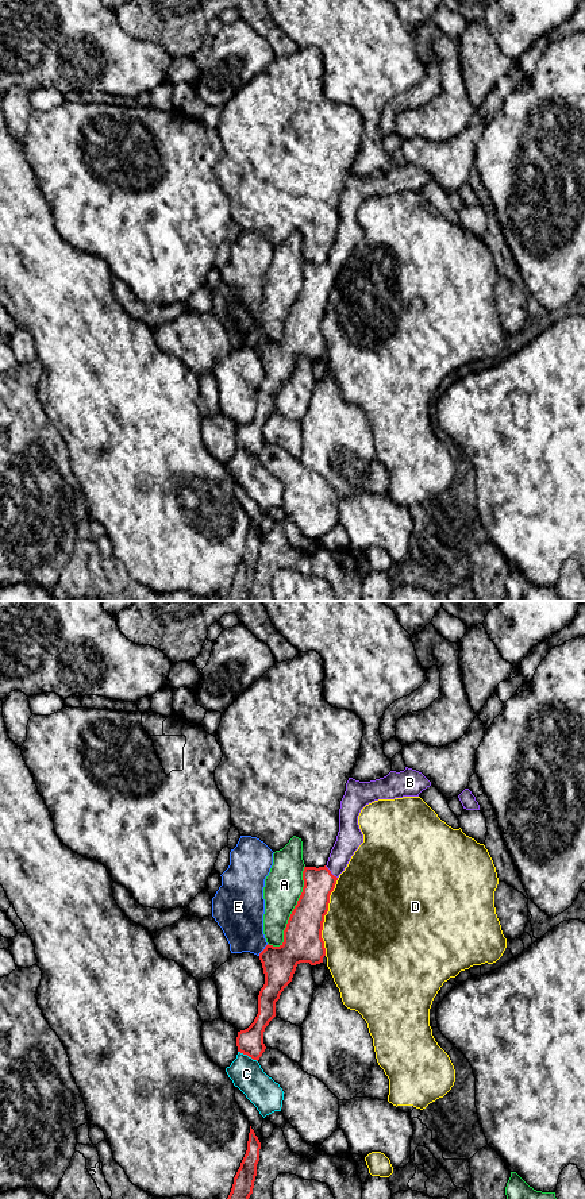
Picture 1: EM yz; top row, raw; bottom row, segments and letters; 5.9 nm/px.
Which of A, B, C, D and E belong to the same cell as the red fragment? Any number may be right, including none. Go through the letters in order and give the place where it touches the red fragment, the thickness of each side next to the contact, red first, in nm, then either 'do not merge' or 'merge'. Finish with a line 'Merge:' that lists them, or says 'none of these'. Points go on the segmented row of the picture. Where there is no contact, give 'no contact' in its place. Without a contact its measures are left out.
A: yz (293, 910) | 240/220 nm | do not merge
B: yz (330, 872) | 190/150 nm | merge
C: yz (247, 1055) | 160/190 nm | do not merge
D: yz (323, 917) | 240/480 nm | do not merge
E: yz (264, 949) | 240/280 nm | do not merge
Merge: B

